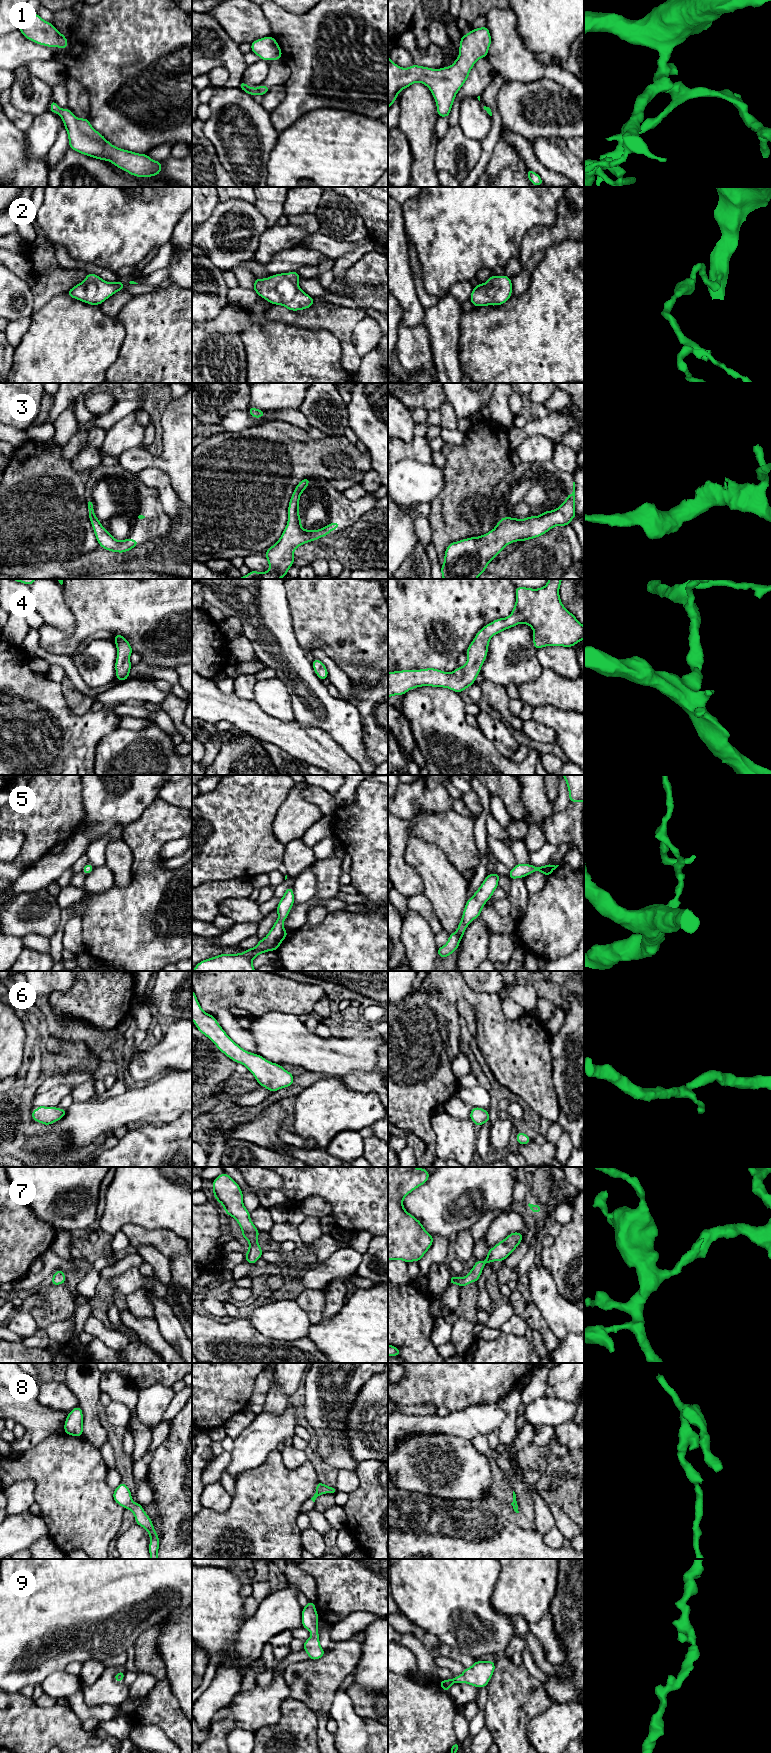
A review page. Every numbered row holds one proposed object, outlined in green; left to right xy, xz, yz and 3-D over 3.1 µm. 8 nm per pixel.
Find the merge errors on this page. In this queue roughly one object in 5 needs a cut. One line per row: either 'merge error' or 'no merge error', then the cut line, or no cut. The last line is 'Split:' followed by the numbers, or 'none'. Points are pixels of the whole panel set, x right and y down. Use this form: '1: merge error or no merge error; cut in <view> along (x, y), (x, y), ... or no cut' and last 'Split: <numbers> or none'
1: no merge error; no cut
2: no merge error; no cut
3: no merge error; no cut
4: no merge error; no cut
5: no merge error; no cut
6: no merge error; no cut
7: no merge error; no cut
8: no merge error; no cut
9: no merge error; no cut
Split: none

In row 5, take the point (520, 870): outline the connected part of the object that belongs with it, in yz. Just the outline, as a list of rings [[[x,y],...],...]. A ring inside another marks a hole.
[[[518,863],[516,866],[510,870],[509,872],[509,879],[517,879],[517,878],[524,878],[527,875],[531,874],[532,872],[542,872],[545,877],[548,877],[559,865],[553,865],[553,864],[547,864],[545,866],[532,866],[530,863],[529,864],[521,864]]]

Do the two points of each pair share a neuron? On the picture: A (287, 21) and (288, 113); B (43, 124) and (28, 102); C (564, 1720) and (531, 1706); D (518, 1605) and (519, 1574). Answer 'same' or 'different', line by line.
A: same
B: different
C: different
D: same

